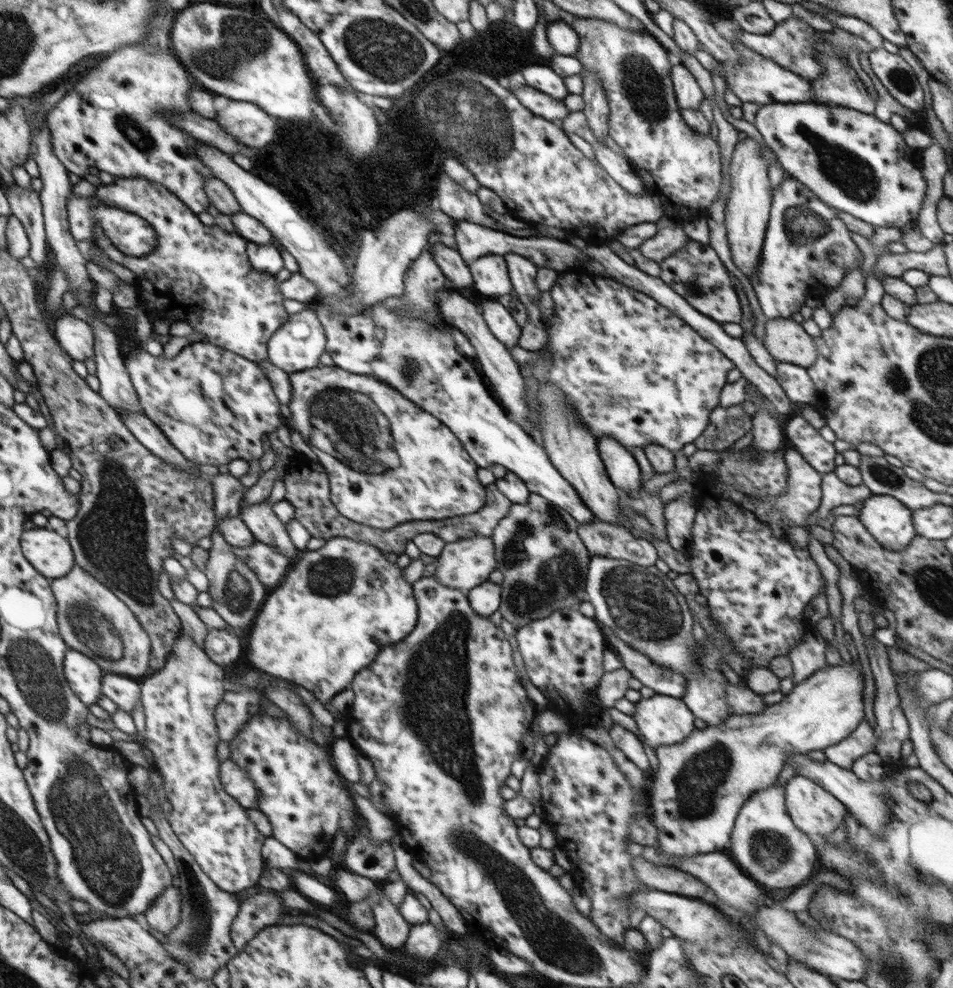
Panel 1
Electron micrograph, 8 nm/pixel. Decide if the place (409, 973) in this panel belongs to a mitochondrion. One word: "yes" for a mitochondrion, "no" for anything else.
no

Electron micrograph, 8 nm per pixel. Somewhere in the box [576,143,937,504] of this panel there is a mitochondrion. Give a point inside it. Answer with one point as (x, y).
(803, 226)

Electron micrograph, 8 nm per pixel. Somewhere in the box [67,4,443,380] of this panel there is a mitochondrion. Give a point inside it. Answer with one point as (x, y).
(383, 49)

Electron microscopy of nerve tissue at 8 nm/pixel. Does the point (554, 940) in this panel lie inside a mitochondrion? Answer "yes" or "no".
yes

